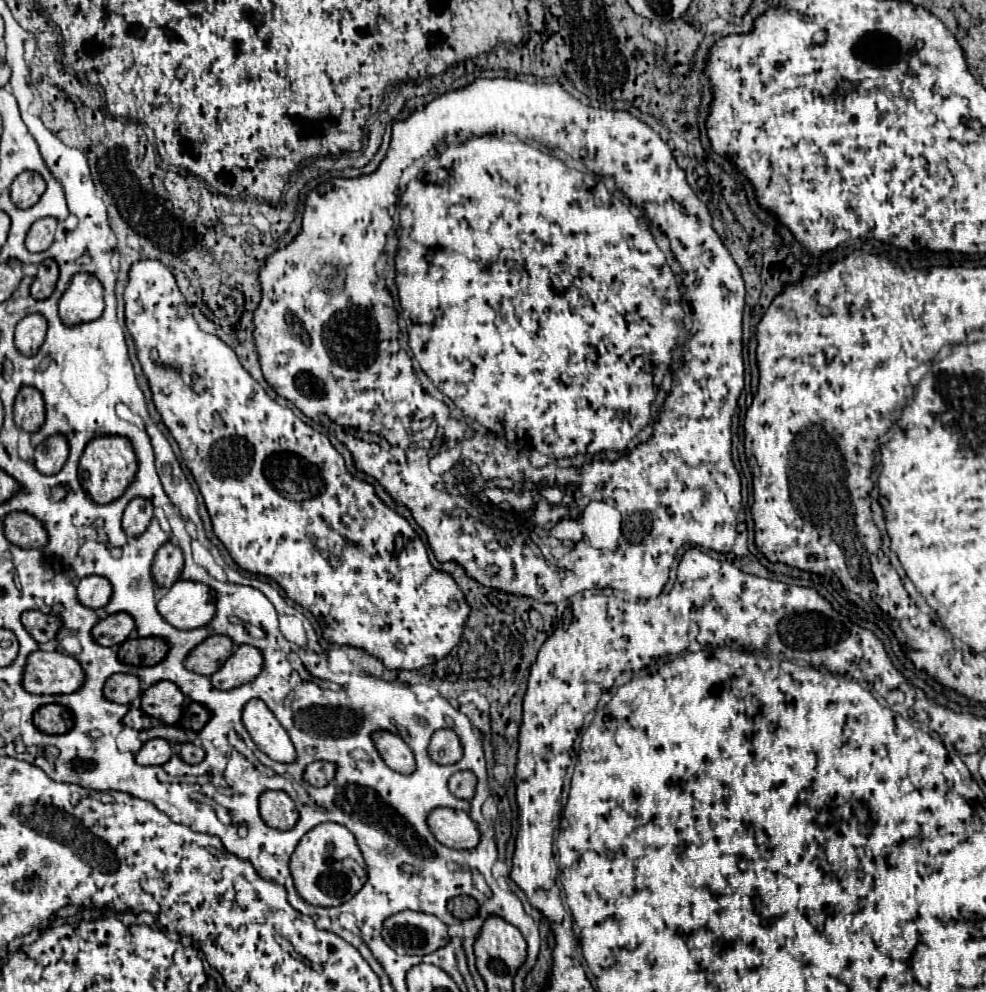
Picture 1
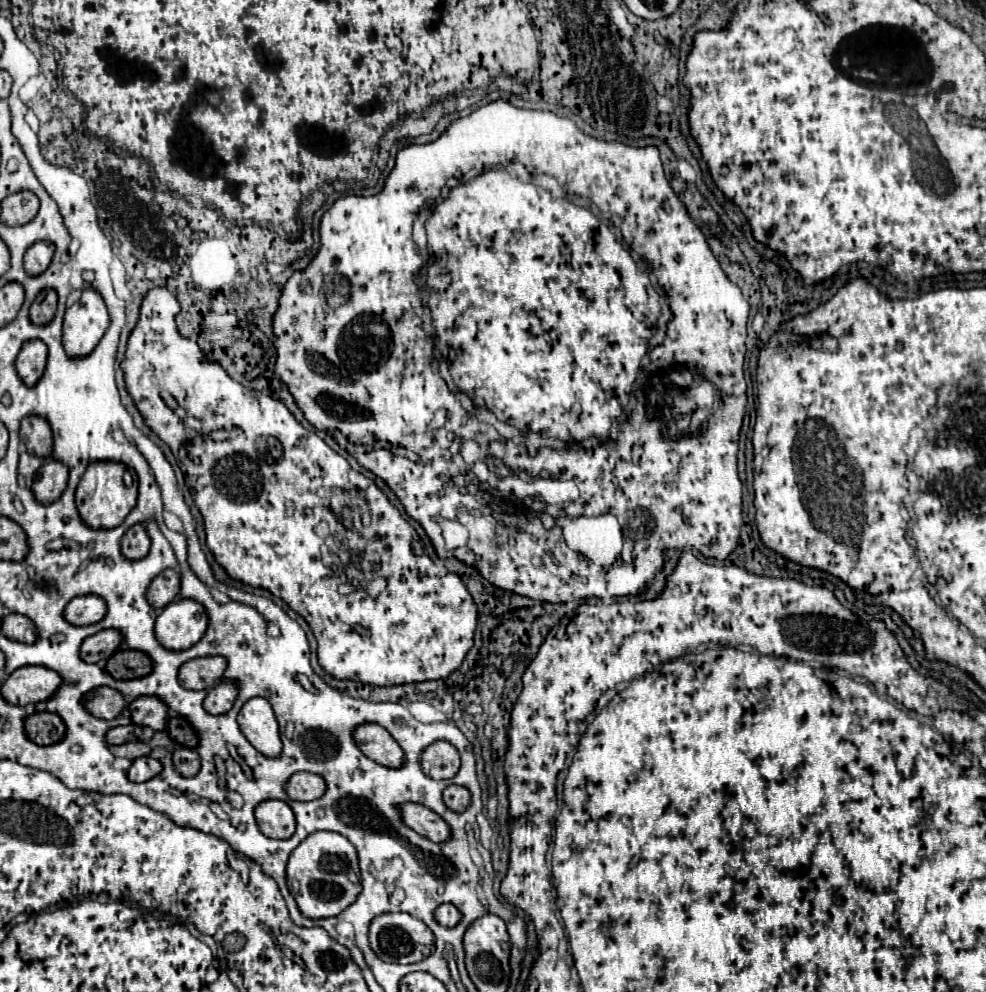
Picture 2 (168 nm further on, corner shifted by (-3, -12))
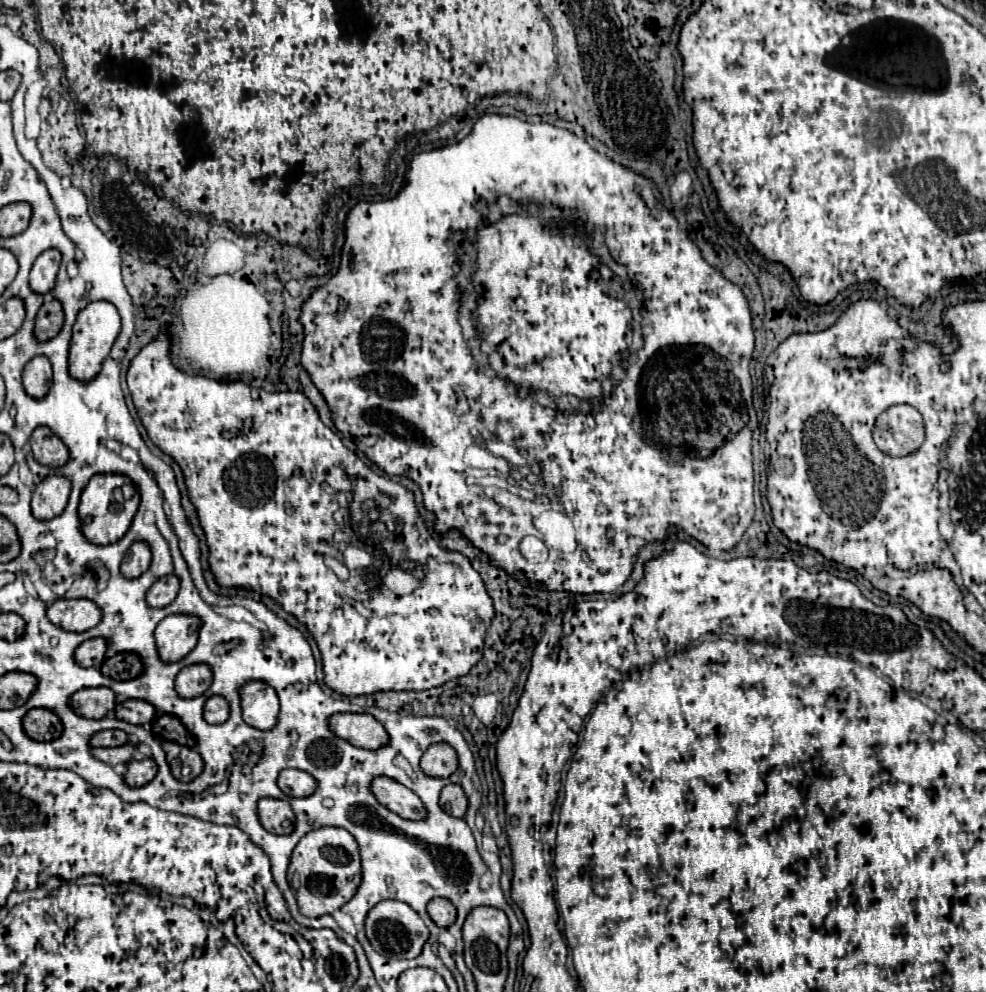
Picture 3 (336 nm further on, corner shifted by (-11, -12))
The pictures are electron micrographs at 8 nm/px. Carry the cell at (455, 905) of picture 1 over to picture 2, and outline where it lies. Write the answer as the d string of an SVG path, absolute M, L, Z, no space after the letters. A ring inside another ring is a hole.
M440 904L434 910L434 918L436 918L438 924L452 928L452 926L456 926L460 922L460 912L452 904Z

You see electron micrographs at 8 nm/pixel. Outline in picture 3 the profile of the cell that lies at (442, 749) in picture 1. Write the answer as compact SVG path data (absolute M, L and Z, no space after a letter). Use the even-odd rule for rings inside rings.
M446 742L434 744L424 752L424 756L420 760L420 768L426 776L448 778L458 770L458 754Z

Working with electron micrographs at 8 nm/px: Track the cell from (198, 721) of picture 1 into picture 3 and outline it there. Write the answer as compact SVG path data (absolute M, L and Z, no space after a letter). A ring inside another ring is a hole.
M162 714L160 718L156 718L156 722L152 722L152 732L160 734L166 740L180 742L190 748L196 744L194 736L184 728L184 724L176 716L170 716L170 714Z

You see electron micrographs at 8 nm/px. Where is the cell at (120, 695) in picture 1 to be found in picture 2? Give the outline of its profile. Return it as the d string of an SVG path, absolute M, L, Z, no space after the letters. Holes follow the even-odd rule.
M100 686L100 688L94 688L90 690L86 696L84 696L84 708L96 716L96 718L104 718L104 720L112 720L116 718L124 708L126 708L126 702L124 702L124 696L114 690L114 688L108 688L108 686Z

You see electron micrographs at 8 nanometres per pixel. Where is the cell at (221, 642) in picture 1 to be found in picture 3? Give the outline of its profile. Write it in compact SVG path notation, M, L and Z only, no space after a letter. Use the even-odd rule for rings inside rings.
M192 664L176 676L176 692L182 698L196 698L212 684L212 668L208 664Z

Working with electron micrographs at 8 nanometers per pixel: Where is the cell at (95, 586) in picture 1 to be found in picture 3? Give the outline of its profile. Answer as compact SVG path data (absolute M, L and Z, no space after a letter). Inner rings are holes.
M56 600L48 606L48 618L70 632L84 632L100 624L102 610L92 600Z

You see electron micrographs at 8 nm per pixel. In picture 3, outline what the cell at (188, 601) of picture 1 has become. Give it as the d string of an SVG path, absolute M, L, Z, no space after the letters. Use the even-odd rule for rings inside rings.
M190 614L166 616L154 632L160 658L164 662L182 660L198 644L200 626L202 626L202 620L198 616L190 616Z

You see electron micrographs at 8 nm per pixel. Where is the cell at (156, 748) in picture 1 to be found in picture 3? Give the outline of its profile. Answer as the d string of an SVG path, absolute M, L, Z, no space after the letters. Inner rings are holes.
M152 758L134 760L134 762L128 762L128 772L124 774L124 780L128 782L128 786L144 786L156 776L156 772L158 772L158 766Z

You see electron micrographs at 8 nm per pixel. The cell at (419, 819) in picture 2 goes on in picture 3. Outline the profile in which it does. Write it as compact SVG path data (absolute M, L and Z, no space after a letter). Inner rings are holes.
M376 778L376 782L372 782L372 792L376 794L380 804L384 804L388 810L392 810L394 814L398 814L406 820L424 820L426 818L426 808L422 804L422 800L412 790L398 784L396 780Z

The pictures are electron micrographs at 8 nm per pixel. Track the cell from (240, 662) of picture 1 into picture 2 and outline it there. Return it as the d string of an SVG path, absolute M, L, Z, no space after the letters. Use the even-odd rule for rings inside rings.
M220 682L214 688L208 690L208 696L204 698L204 710L208 714L226 714L234 700L236 700L236 686L228 682Z

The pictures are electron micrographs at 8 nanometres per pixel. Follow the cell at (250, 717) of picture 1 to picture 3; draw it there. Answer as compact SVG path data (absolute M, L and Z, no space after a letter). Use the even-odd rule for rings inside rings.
M248 682L248 686L240 690L240 696L242 696L242 716L246 724L264 732L276 726L280 704L276 692L268 684Z

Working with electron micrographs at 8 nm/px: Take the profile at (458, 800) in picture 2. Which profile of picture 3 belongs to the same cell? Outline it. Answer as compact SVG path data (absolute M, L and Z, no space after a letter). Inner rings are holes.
M448 784L448 786L442 790L442 794L440 794L440 806L442 806L448 814L452 814L452 816L456 816L456 818L462 818L462 816L466 814L466 810L468 810L468 798L466 798L462 786Z

